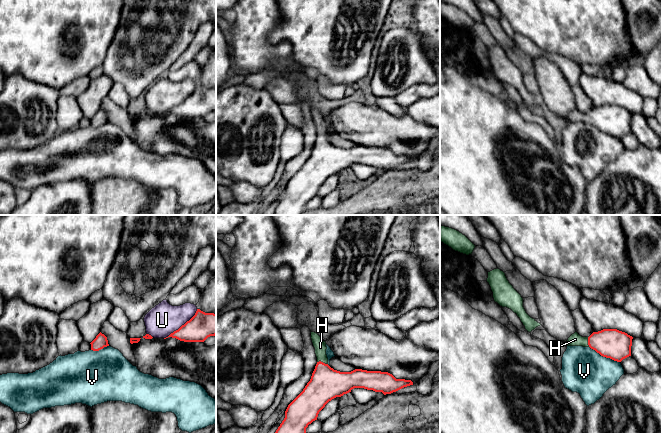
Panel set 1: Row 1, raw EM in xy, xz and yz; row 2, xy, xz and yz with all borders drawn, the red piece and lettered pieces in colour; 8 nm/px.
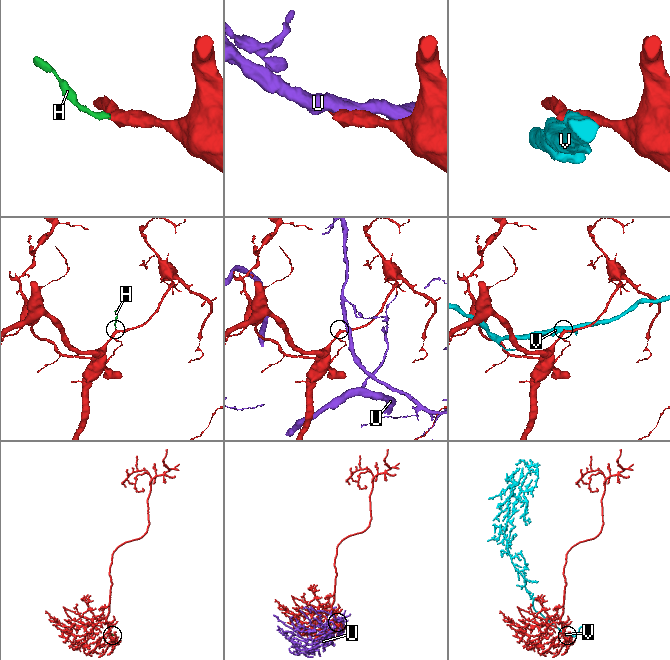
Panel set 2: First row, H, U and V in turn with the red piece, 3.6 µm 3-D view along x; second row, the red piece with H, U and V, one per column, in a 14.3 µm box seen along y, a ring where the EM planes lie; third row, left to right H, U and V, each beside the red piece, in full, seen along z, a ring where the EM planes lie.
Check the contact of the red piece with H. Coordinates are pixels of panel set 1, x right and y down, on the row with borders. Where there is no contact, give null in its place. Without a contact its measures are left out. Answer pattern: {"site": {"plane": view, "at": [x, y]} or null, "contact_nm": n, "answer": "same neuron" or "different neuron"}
{"site": {"plane": "xz", "at": [322, 362]}, "contact_nm": 100, "answer": "same neuron"}

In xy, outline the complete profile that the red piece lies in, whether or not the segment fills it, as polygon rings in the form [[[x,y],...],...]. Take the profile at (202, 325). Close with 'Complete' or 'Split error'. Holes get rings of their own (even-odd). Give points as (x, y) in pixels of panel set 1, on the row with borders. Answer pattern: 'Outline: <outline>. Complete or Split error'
Outline: [[[197,309],[195,315],[168,337],[184,342],[204,342],[216,335],[216,314]]]. Complete

